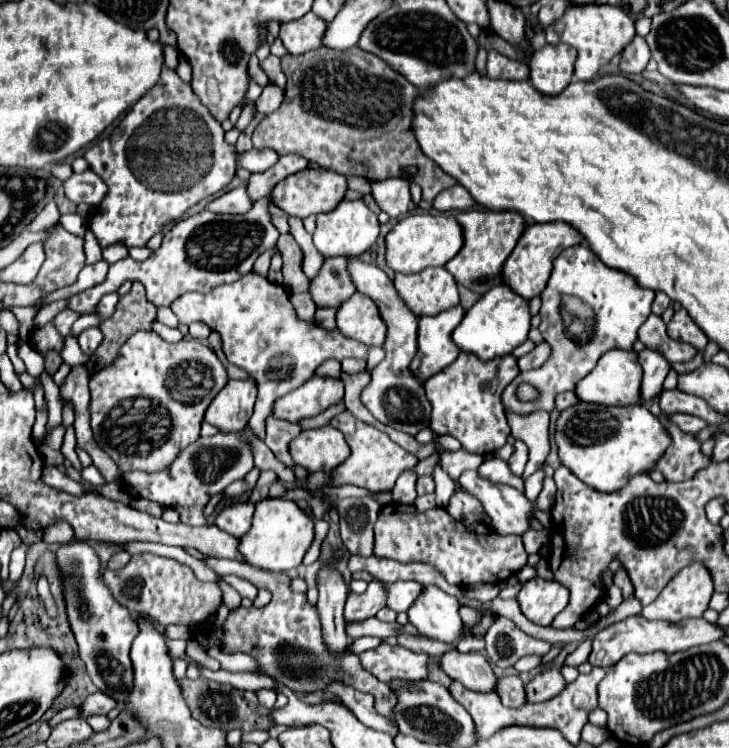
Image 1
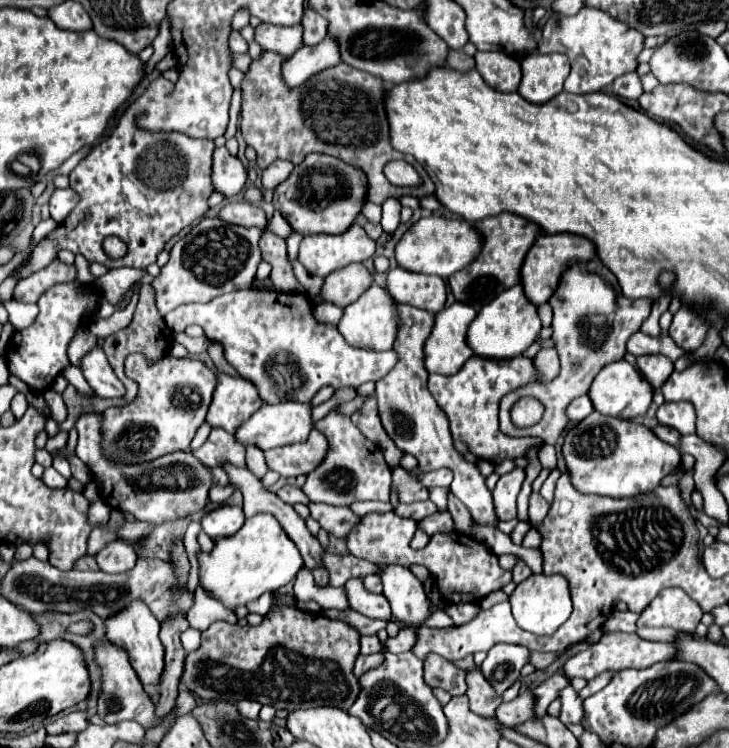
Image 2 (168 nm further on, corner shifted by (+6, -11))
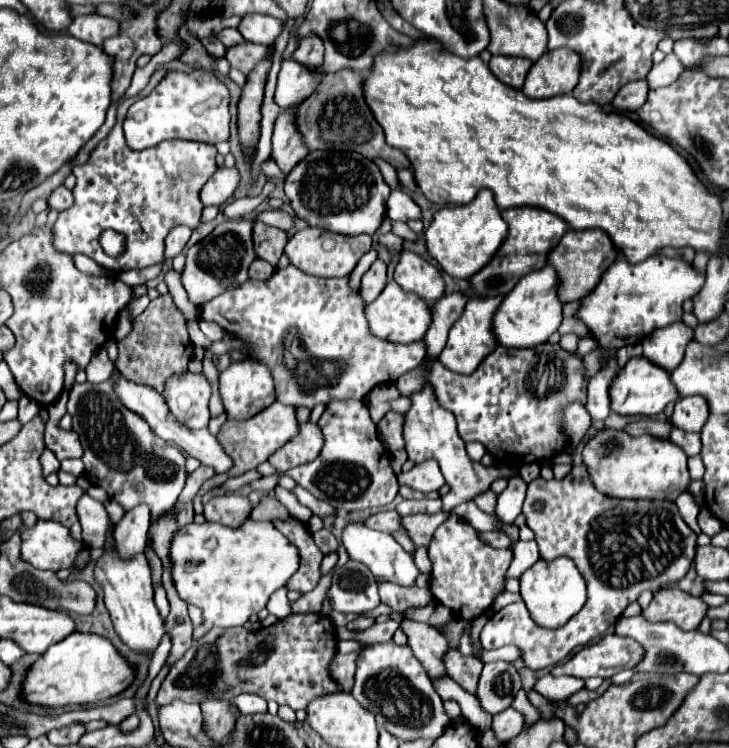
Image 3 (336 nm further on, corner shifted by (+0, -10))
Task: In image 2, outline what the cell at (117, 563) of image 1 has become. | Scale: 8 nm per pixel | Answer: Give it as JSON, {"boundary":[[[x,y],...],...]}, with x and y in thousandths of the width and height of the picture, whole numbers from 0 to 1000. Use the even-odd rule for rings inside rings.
{"boundary":[[[155,721],[152,726],[147,726],[133,742],[133,755],[139,763],[144,766],[169,766],[185,758],[188,750],[188,739],[185,734],[169,723],[169,721]]]}

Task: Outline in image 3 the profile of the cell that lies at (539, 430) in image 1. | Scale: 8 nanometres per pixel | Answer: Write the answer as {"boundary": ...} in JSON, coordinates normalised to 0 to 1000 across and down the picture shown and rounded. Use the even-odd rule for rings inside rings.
{"boundary":[[[800,620],[772,642],[734,639],[723,651],[717,672],[723,703],[734,711],[745,749],[778,743],[789,751],[805,778],[805,805],[775,837],[748,842],[734,837],[720,810],[704,805],[679,818],[663,840],[663,866],[676,869],[706,861],[717,869],[717,882],[728,896],[756,893],[778,880],[791,864],[802,864],[835,842],[860,807],[871,805],[882,789],[901,794],[907,786],[934,775],[953,746],[956,714],[940,701],[931,679],[920,668],[849,668],[824,660],[808,642]],[[745,668],[745,684],[731,682],[731,671]]]}

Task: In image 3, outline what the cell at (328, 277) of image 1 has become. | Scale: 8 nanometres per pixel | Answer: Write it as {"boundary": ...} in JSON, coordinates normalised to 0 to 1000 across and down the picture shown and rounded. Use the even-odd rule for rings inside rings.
{"boundary":[[[517,345],[495,372],[492,396],[498,398],[501,406],[506,406],[520,396],[520,390],[528,385],[528,380],[531,380],[531,353]]]}

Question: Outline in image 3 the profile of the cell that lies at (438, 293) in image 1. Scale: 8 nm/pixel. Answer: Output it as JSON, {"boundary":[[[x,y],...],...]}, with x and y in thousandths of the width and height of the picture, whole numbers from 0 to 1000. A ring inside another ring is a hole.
{"boundary":[[[558,334],[550,337],[539,358],[539,374],[556,390],[572,393],[586,406],[599,404],[610,393],[610,374],[605,369],[605,361]]]}

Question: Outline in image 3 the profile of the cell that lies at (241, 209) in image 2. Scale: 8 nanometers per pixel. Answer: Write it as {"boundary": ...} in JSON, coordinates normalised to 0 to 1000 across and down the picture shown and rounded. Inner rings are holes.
{"boundary":[[[361,281],[350,289],[350,297],[361,297],[366,302],[377,302],[385,307],[396,307],[402,302],[399,289],[394,283],[385,283],[385,281]]]}

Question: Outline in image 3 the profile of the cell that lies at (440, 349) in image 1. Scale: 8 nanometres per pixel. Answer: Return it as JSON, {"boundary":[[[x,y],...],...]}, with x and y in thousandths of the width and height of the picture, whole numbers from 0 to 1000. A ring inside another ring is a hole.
{"boundary":[[[684,396],[684,398],[665,398],[665,401],[660,401],[660,398],[646,398],[646,401],[638,406],[630,428],[619,436],[613,463],[608,465],[608,471],[605,471],[605,476],[602,476],[602,484],[605,484],[610,492],[616,492],[616,495],[621,495],[621,497],[630,497],[630,500],[646,500],[646,497],[660,487],[660,481],[663,481],[671,471],[676,471],[676,468],[682,465],[679,449],[676,449],[676,444],[674,444],[674,425],[676,425],[684,404],[687,404],[687,396]]]}

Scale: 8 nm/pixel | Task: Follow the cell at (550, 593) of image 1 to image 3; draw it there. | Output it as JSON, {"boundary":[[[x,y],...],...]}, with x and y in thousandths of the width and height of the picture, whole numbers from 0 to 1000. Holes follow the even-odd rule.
{"boundary":[[[764,746],[759,751],[737,749],[723,765],[715,770],[715,799],[737,837],[761,842],[781,832],[783,824],[789,824],[797,810],[802,807],[802,775],[794,767],[791,757],[781,746]]]}

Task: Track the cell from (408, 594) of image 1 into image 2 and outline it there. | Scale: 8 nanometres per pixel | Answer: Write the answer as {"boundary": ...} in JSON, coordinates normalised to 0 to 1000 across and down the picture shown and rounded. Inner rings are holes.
{"boundary":[[[479,774],[473,779],[473,793],[476,793],[479,811],[484,811],[487,817],[492,817],[503,825],[512,825],[512,828],[534,830],[534,825],[536,825],[534,803],[525,795],[506,793],[498,782],[498,774]]]}

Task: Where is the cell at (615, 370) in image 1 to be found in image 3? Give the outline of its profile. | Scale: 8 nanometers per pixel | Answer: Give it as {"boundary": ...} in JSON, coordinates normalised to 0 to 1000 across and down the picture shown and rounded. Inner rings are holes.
{"boundary":[[[866,479],[857,489],[849,492],[846,503],[838,511],[838,551],[849,556],[901,556],[915,537],[929,535],[929,521],[918,508],[918,497],[893,487],[888,479]]]}

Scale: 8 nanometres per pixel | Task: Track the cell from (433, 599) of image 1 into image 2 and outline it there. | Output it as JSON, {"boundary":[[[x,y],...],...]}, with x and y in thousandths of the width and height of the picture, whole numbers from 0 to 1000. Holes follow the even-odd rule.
{"boundary":[[[523,753],[517,771],[525,779],[525,795],[531,798],[545,828],[556,833],[575,833],[591,822],[588,798],[580,782],[558,758]]]}

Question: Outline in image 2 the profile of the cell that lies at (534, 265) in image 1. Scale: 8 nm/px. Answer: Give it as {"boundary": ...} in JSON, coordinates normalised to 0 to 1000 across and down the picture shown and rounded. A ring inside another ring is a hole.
{"boundary":[[[742,311],[734,322],[734,328],[728,330],[728,336],[720,344],[717,360],[715,360],[715,378],[720,386],[720,394],[726,397],[728,405],[734,408],[745,408],[756,400],[756,394],[761,392],[772,362],[791,346],[791,349],[811,349],[816,344],[816,328],[813,322],[808,325],[805,317],[797,314],[786,314],[786,311],[764,311],[764,314],[753,314],[753,311]]]}

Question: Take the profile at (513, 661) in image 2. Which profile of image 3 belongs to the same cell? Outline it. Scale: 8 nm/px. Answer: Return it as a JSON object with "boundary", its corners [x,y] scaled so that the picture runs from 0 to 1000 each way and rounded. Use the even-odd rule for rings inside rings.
{"boundary":[[[671,885],[660,898],[654,933],[663,949],[671,955],[684,955],[701,944],[701,936],[712,920],[715,904],[701,885]]]}

